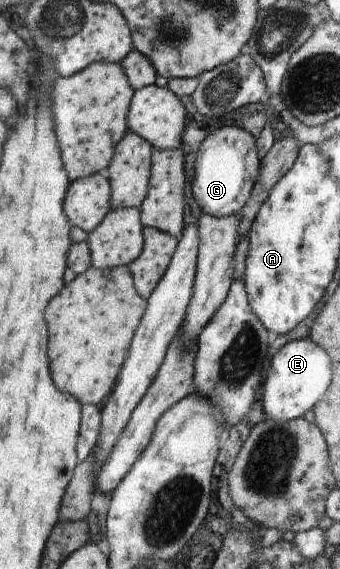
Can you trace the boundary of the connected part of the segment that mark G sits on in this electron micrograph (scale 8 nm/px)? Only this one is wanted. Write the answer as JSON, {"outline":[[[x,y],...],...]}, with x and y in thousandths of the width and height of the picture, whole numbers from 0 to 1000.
{"outline":[[[653,220],[618,234],[582,262],[565,323],[571,350],[624,381],[688,380],[724,360],[762,308],[765,283],[735,232],[691,220]]]}

